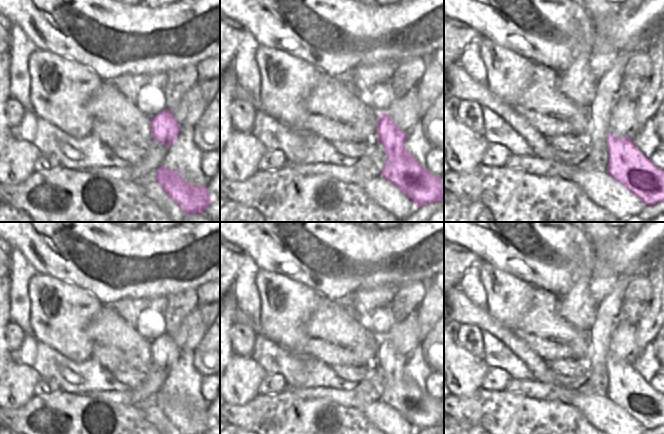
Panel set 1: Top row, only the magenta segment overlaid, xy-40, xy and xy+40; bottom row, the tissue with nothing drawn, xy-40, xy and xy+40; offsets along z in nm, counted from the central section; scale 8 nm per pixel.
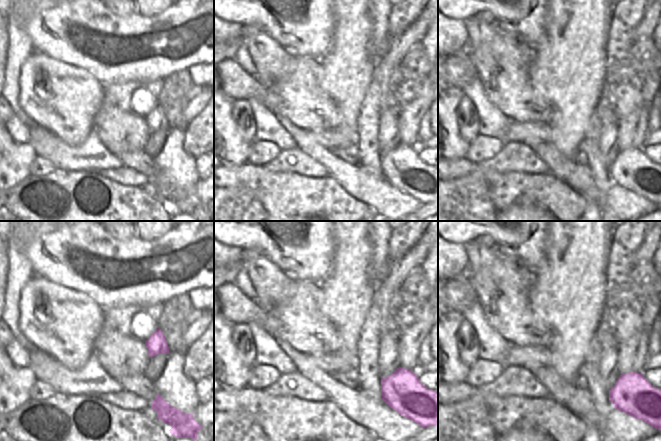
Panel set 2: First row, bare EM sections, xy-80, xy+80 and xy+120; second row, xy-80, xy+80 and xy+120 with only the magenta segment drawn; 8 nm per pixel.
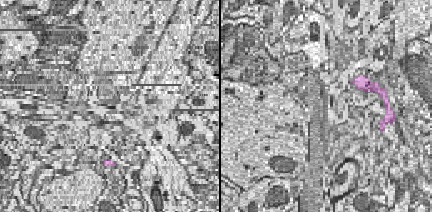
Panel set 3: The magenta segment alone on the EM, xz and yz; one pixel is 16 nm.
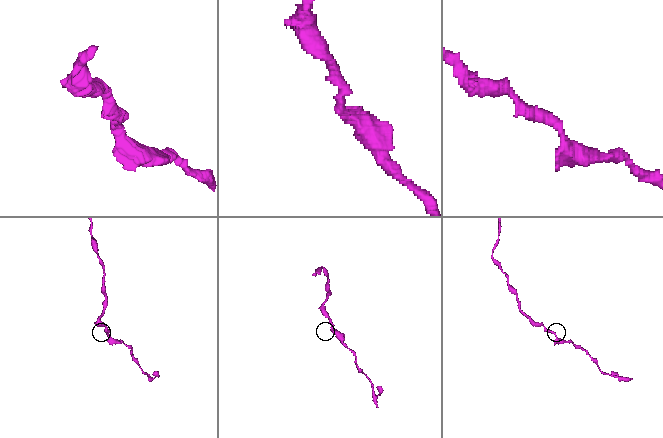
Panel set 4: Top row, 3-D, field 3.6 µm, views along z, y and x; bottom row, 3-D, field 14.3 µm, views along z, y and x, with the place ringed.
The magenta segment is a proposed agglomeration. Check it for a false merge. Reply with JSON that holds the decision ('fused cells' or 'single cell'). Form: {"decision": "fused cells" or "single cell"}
{"decision": "single cell"}

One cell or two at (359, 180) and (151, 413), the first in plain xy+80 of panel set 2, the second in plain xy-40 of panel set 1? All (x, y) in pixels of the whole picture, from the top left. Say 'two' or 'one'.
one

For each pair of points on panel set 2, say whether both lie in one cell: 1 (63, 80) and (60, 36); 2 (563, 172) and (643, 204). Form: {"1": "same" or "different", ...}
{"1": "different", "2": "same"}

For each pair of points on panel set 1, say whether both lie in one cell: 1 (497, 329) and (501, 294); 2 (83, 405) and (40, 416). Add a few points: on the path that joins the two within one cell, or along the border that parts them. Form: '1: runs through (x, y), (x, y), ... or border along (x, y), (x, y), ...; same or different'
1: border along (485, 306), (494, 318), (512, 331); different
2: runs through (72, 412), (54, 412), (51, 415); same

